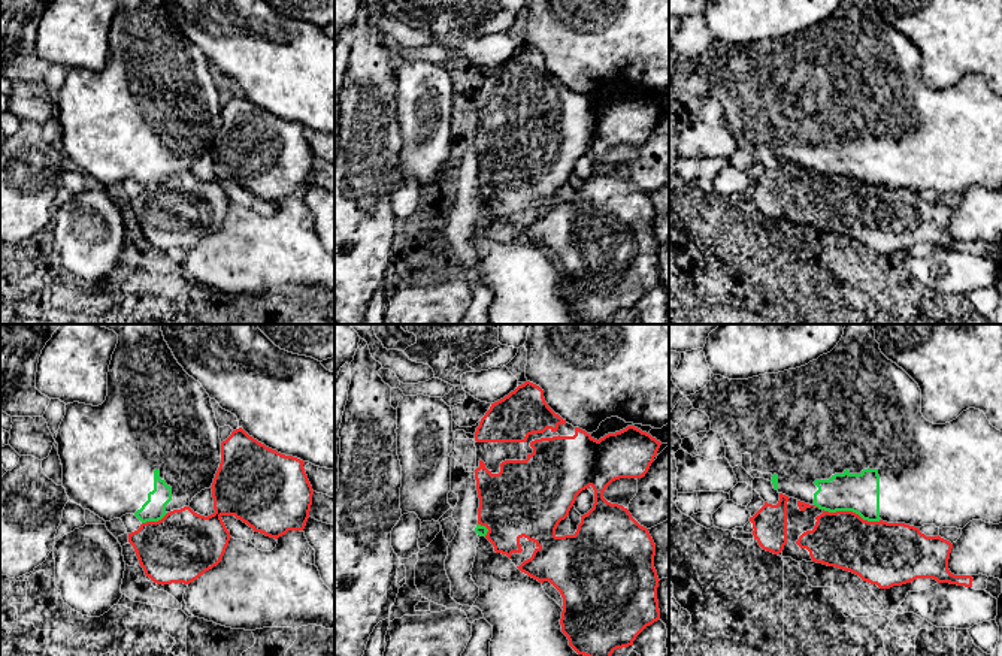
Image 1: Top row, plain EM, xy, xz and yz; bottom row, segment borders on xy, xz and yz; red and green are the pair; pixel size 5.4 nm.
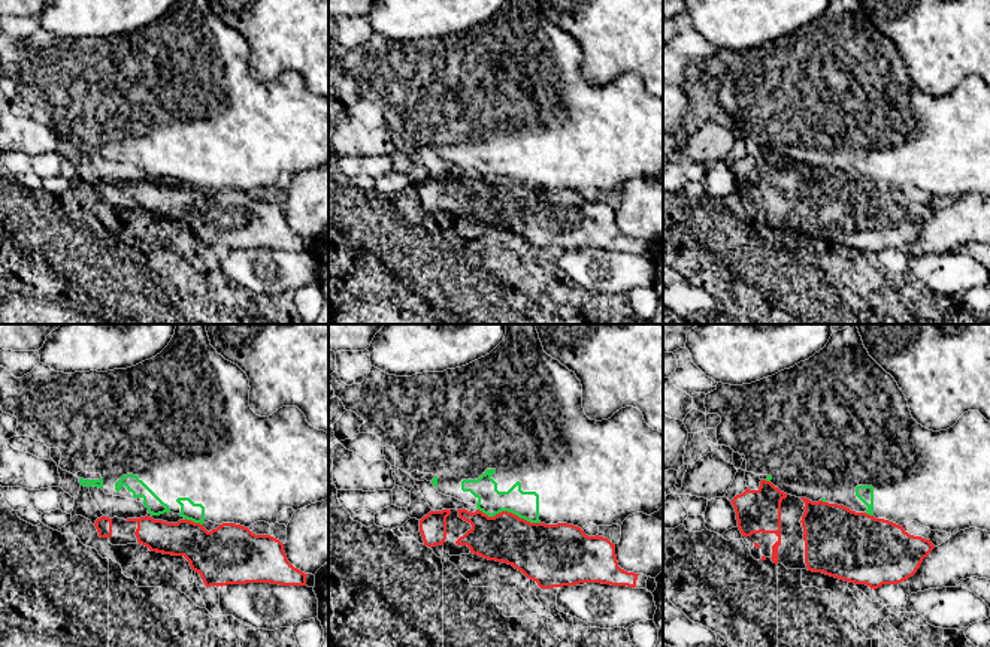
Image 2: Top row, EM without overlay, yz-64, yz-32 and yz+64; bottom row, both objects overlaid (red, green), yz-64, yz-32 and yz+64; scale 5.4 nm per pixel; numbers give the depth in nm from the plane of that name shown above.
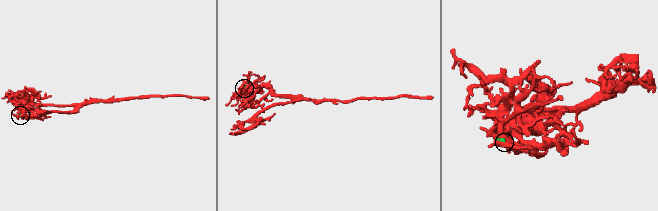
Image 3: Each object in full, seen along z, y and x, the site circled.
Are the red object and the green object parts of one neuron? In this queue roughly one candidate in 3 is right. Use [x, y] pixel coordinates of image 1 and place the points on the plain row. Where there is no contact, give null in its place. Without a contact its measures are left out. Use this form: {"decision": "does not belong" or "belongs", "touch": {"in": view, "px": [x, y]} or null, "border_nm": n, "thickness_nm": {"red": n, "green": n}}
{"decision": "does not belong", "touch": {"in": "yz", "px": [851, 177]}, "border_nm": 320, "thickness_nm": {"red": 320, "green": 200}}

